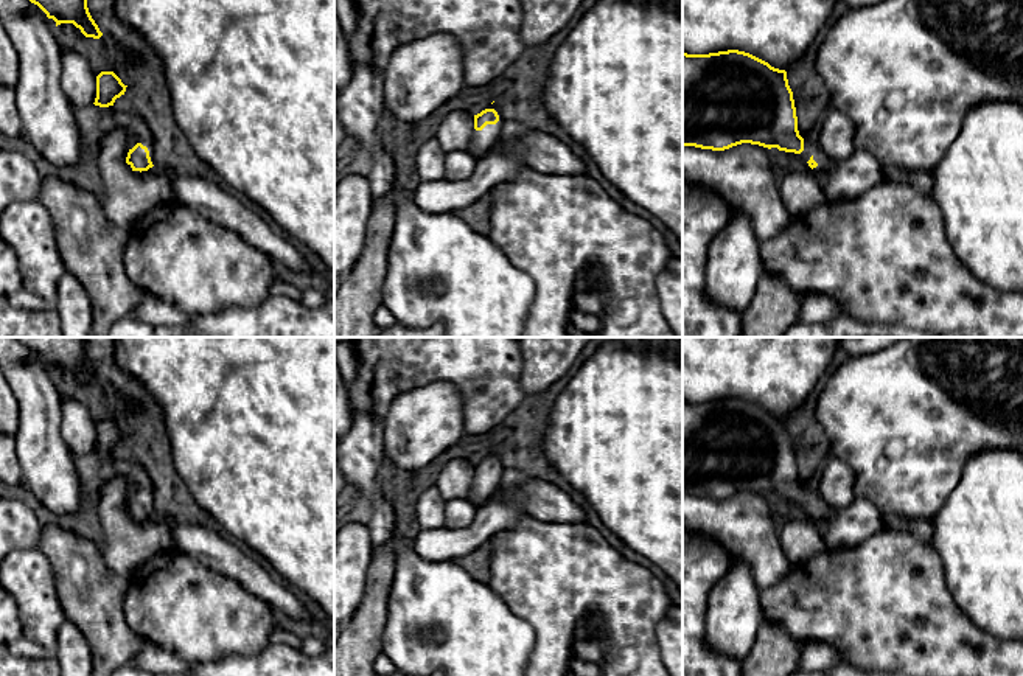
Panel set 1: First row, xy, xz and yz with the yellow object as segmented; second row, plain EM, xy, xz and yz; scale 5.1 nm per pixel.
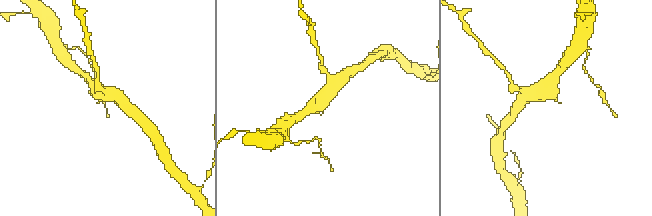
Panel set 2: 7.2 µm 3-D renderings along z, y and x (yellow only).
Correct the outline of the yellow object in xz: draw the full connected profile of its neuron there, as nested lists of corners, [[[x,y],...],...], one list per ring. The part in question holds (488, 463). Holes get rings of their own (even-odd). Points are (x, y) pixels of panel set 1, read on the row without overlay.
[[[496,451],[474,463],[474,477],[468,491],[468,500],[479,507],[491,499],[499,490],[504,469]]]

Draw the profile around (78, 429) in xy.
[[[61,399],[61,434],[76,458],[89,455],[96,446],[96,424],[86,404],[73,399]]]

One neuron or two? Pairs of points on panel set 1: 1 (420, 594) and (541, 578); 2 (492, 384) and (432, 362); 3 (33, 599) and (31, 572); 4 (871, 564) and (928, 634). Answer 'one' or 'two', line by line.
1: two
2: one
3: one
4: one

